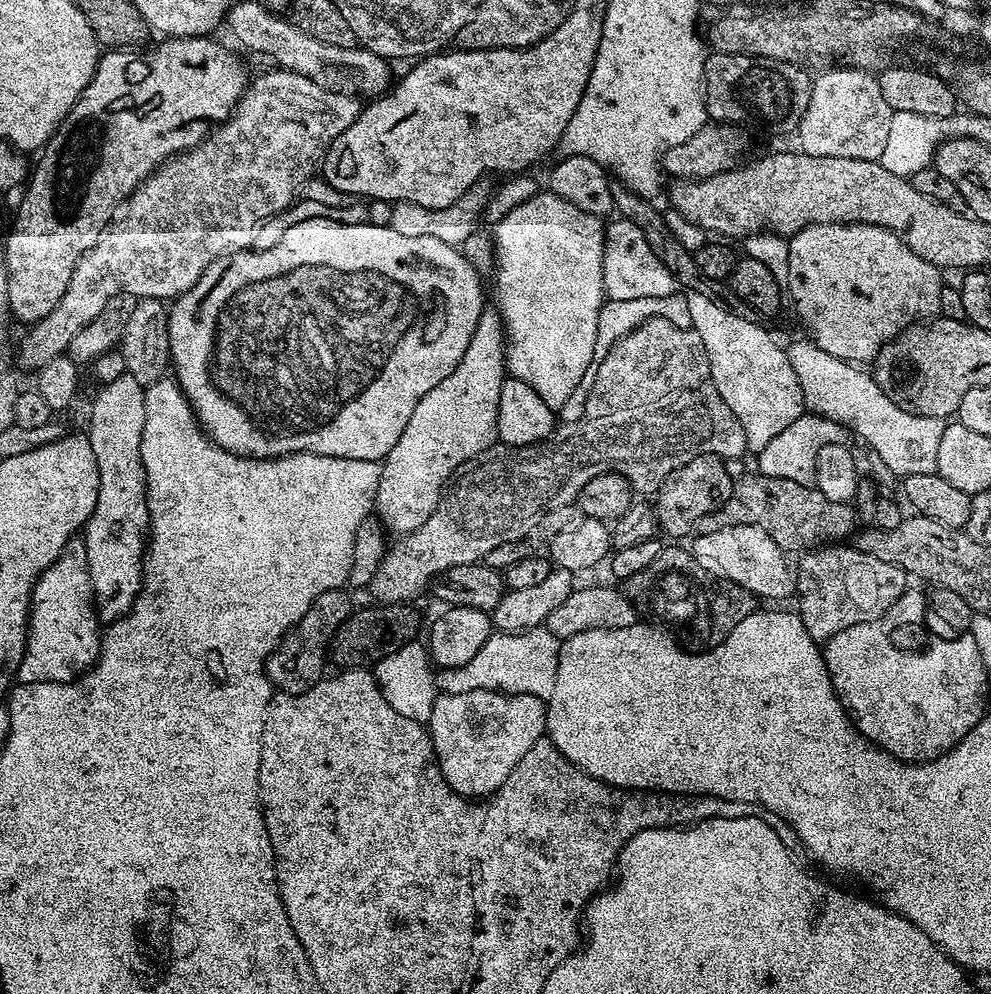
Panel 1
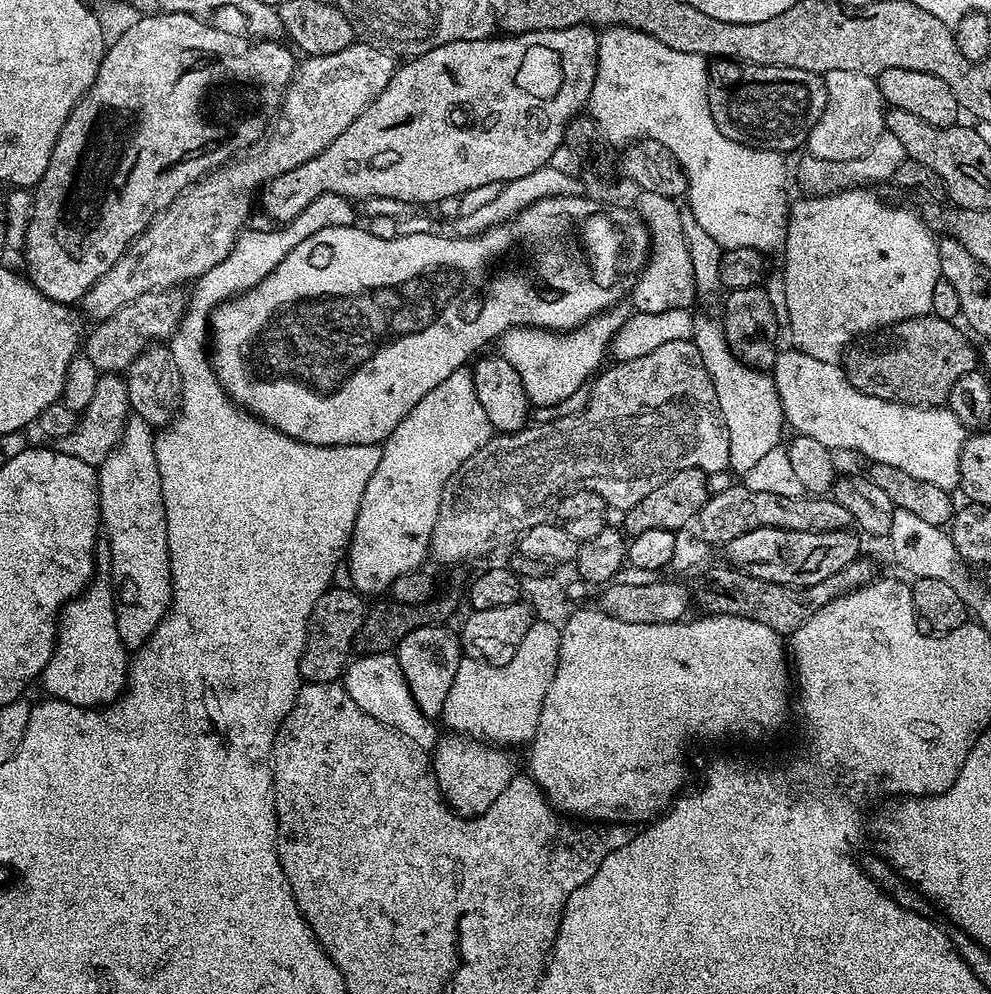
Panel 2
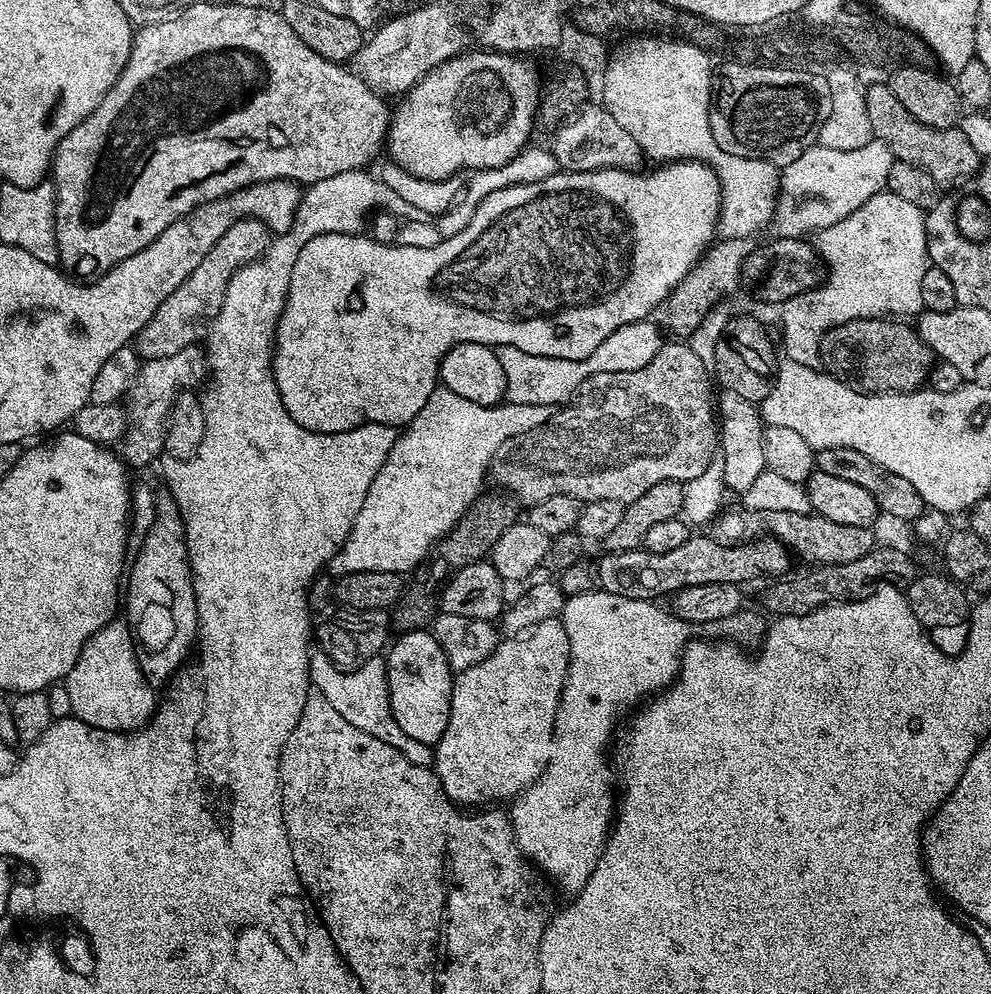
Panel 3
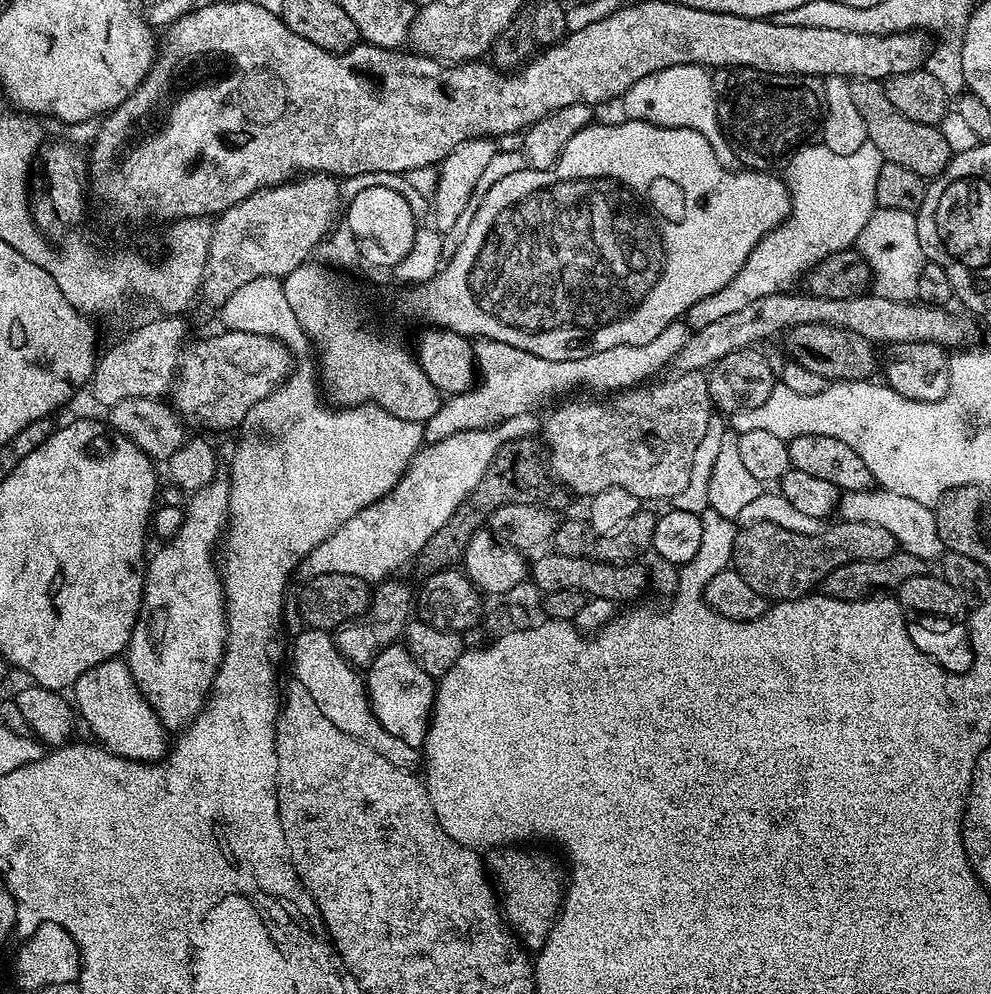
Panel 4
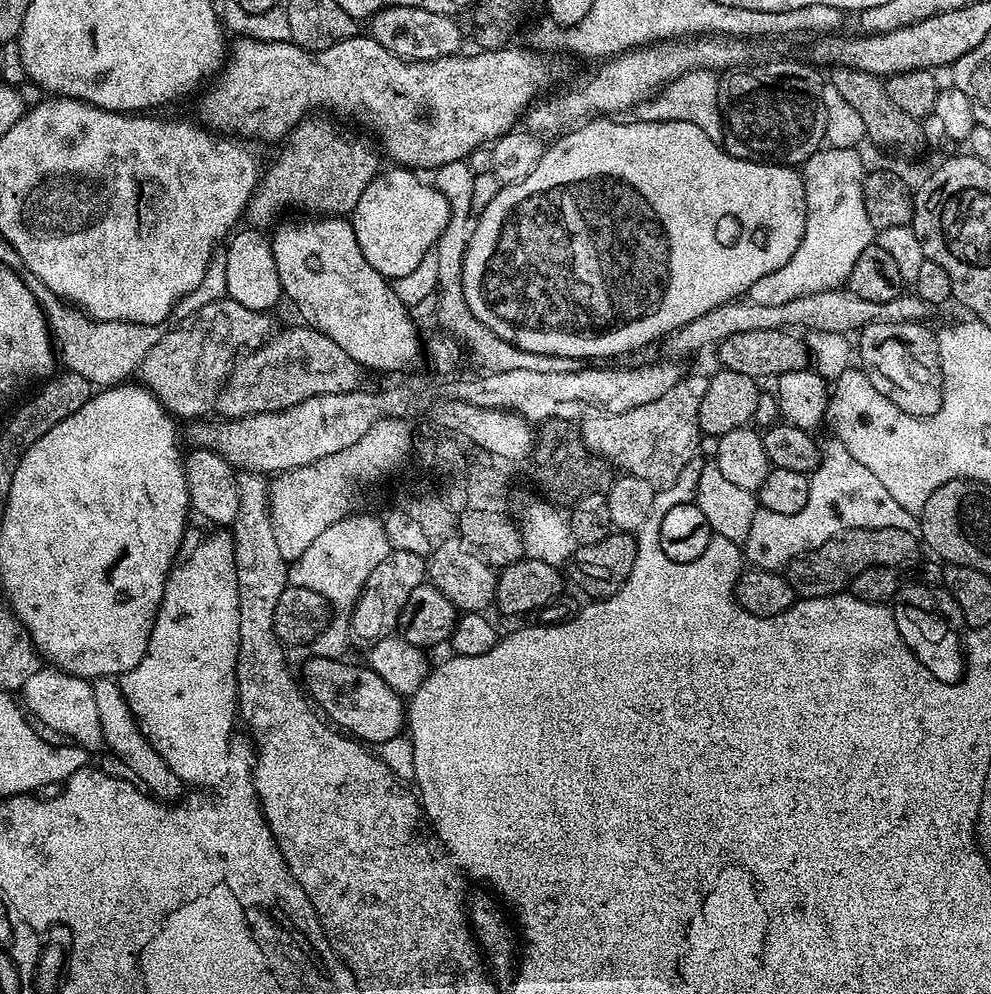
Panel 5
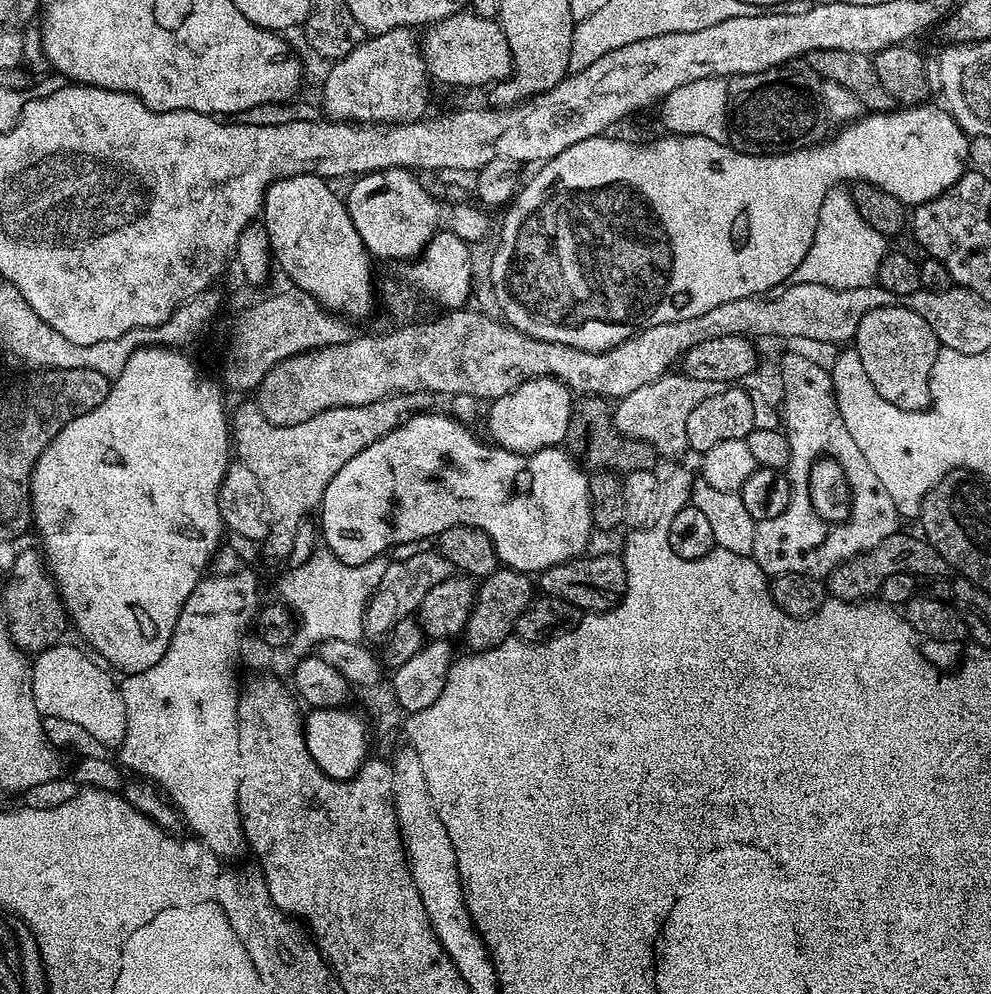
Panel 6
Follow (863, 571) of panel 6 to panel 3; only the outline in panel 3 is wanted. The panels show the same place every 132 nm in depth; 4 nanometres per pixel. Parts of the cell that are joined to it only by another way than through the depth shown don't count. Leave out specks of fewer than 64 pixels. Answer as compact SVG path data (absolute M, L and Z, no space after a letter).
M774 510L773 512L740 512L721 511L716 516L710 528L713 539L723 544L735 545L749 538L755 537L760 527L769 537L776 537L783 541L795 555L800 555L804 560L813 560L813 565L841 564L854 562L854 558L862 558L862 554L872 551L872 528L862 526L842 526L842 522L830 522L830 518L822 518L817 512L811 510L802 514L790 514L790 510Z

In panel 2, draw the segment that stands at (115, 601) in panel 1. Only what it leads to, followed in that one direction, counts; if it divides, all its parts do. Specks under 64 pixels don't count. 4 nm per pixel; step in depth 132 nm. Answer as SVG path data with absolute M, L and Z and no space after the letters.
M135 414L129 415L127 424L124 425L124 433L120 436L120 442L112 449L112 453L98 465L98 475L100 477L100 522L103 535L108 535L108 556L112 559L110 571L112 574L111 585L116 597L116 617L118 618L118 634L122 634L122 642L125 648L135 650L143 648L144 643L154 634L154 630L164 617L168 615L168 607L172 605L172 574L170 572L170 550L168 549L168 539L166 538L166 510L162 502L162 482L158 474L158 458L156 457L156 437L151 424L148 424L142 417Z

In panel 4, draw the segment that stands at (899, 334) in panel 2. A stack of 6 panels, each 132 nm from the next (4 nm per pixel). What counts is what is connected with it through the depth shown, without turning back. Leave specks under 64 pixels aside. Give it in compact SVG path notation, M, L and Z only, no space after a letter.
M807 324L806 326L794 326L783 333L784 348L788 351L787 359L795 361L810 370L813 374L818 374L826 382L838 380L866 380L873 375L872 371L877 371L876 352L871 340L862 338L862 334L856 334L849 328L831 328L825 324Z

